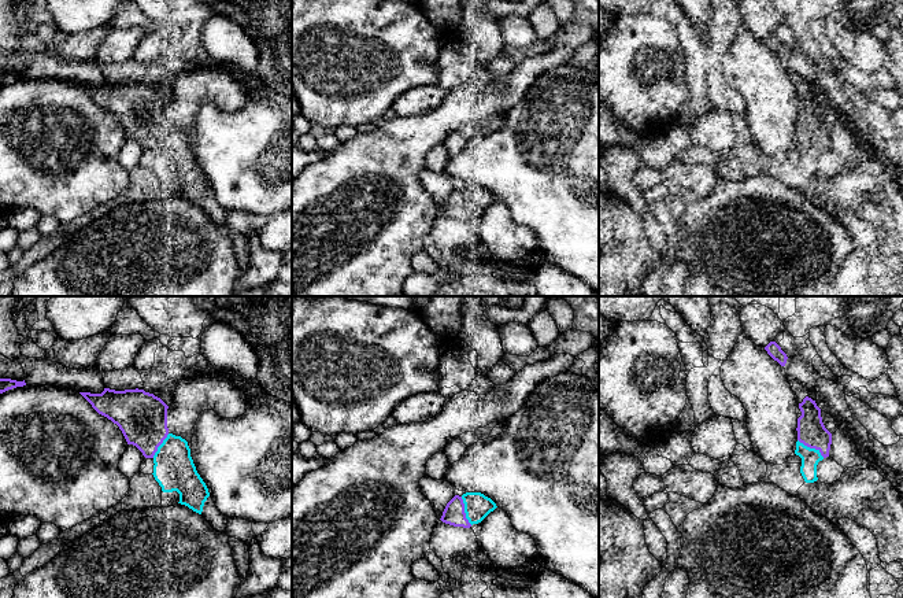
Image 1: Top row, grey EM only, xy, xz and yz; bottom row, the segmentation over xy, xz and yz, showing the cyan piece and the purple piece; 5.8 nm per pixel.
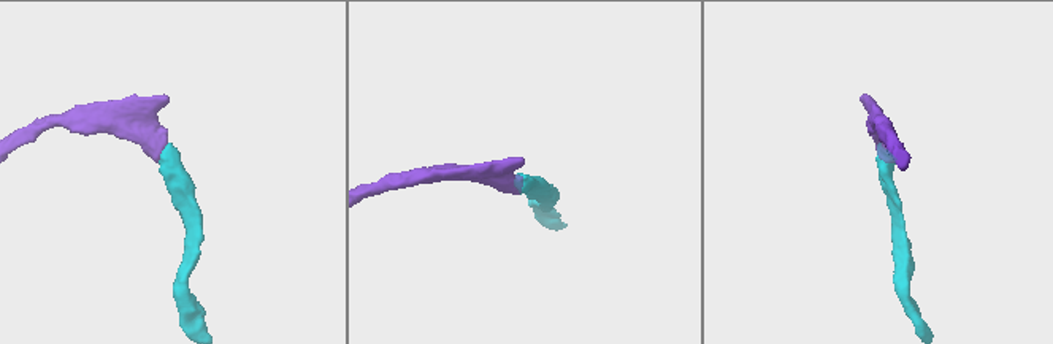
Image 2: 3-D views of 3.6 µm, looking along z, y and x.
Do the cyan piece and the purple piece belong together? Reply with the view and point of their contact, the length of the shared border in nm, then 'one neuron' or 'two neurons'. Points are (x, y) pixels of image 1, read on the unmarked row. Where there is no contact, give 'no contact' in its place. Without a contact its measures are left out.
meets cyan in yz at (811, 141); contact 190 nm long; one neuron

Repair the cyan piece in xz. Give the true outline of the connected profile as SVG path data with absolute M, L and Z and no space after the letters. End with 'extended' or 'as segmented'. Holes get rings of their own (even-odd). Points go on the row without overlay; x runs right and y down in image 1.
M466 185L462 189L455 188L445 199L441 214L454 219L470 221L481 215L496 196L481 185Z | extended

